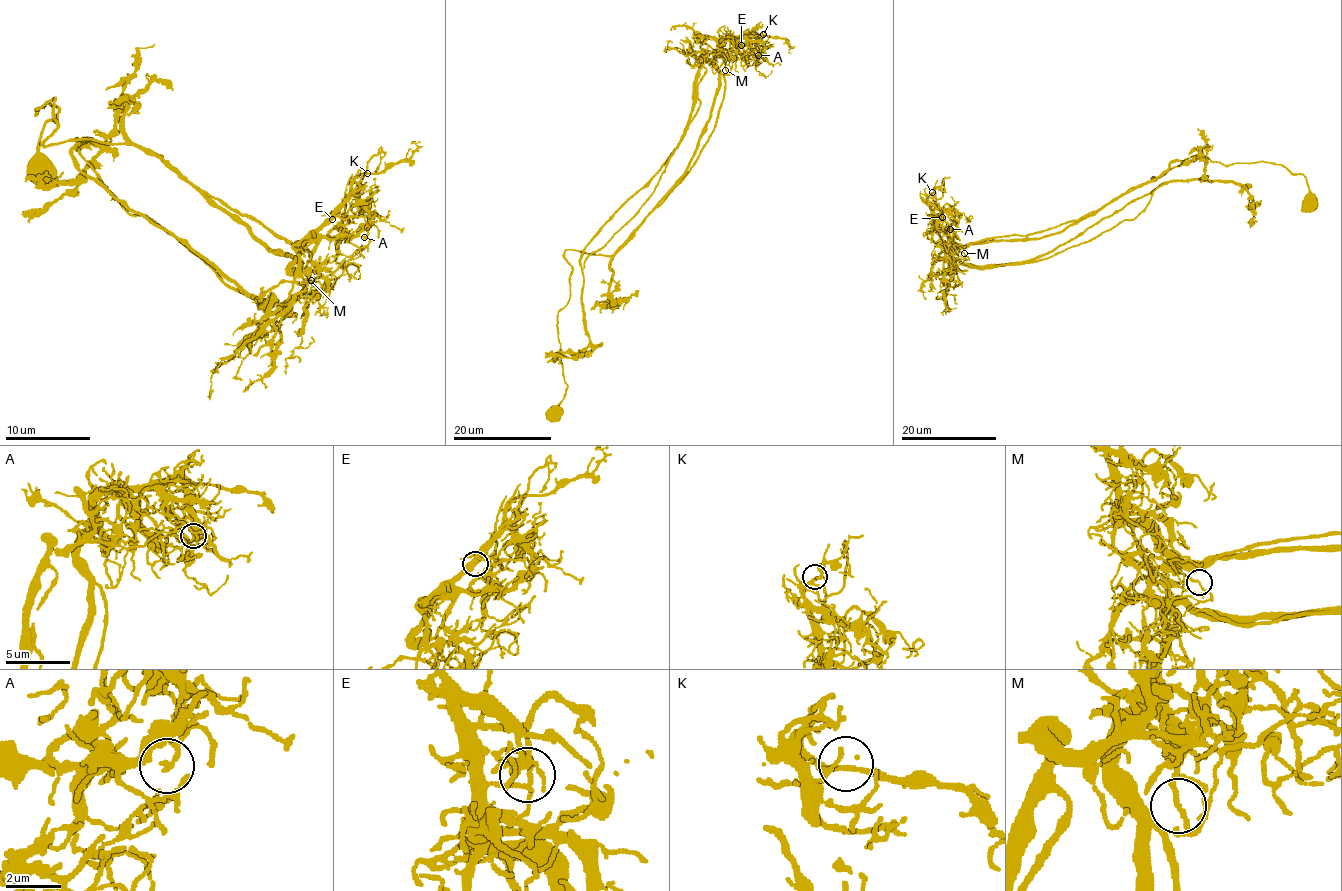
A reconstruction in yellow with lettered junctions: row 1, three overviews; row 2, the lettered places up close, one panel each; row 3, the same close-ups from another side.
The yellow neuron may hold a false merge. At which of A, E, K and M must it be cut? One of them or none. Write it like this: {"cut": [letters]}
{"cut": ["M"]}

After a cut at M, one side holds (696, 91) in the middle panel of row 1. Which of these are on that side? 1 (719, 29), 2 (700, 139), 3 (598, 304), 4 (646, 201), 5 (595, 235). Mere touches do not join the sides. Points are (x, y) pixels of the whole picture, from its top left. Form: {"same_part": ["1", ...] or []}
{"same_part": ["4", "5"]}

